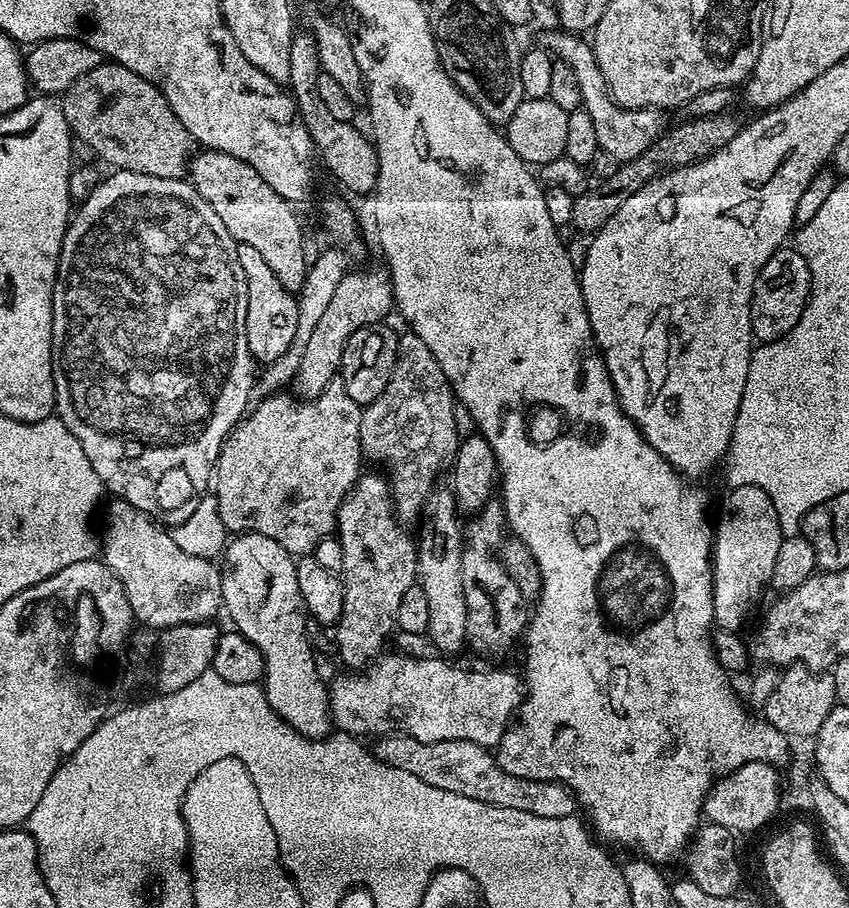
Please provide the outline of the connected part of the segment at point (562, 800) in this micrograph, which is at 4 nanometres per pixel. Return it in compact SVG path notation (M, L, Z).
M384 734L379 738L381 740L377 742L376 748L374 747L374 755L378 759L398 770L410 770L410 774L418 774L418 778L422 778L422 782L430 782L430 786L462 794L464 798L474 798L476 802L526 810L539 816L572 816L577 811L576 793L567 784L554 780L518 778L504 769L503 763L494 755L493 749L484 748L478 742L470 740L424 742L403 734Z

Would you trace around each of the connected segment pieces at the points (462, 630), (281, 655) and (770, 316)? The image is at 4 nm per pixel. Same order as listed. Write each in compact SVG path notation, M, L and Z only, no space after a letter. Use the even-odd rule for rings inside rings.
M437 487L424 506L423 523L419 525L420 540L418 536L416 544L418 587L426 590L426 603L430 609L430 626L426 636L432 639L440 654L462 651L468 638L466 594L462 590L462 554L466 536L456 518L458 511L451 487Z
M241 532L227 541L222 560L228 563L223 569L220 581L224 595L223 611L233 620L235 631L242 635L264 656L262 687L268 705L292 728L313 738L325 737L330 730L330 694L316 677L316 664L312 661L312 648L308 645L309 617L306 615L304 599L298 590L296 560L274 538L257 532Z
M785 246L776 251L762 266L758 282L752 295L752 335L757 341L767 342L782 338L802 318L802 310L808 305L808 296L812 293L812 275L806 258L795 247Z

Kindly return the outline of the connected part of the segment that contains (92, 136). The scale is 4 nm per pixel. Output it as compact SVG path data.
M111 62L86 70L63 93L62 103L75 139L93 148L113 169L167 180L179 180L189 171L192 135L178 122L160 89L134 70Z

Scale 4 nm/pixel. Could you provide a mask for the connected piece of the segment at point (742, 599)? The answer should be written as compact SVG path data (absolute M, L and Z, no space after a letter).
M758 485L731 489L713 537L712 612L721 631L735 632L753 612L762 590L771 579L774 561L784 537L770 496Z

